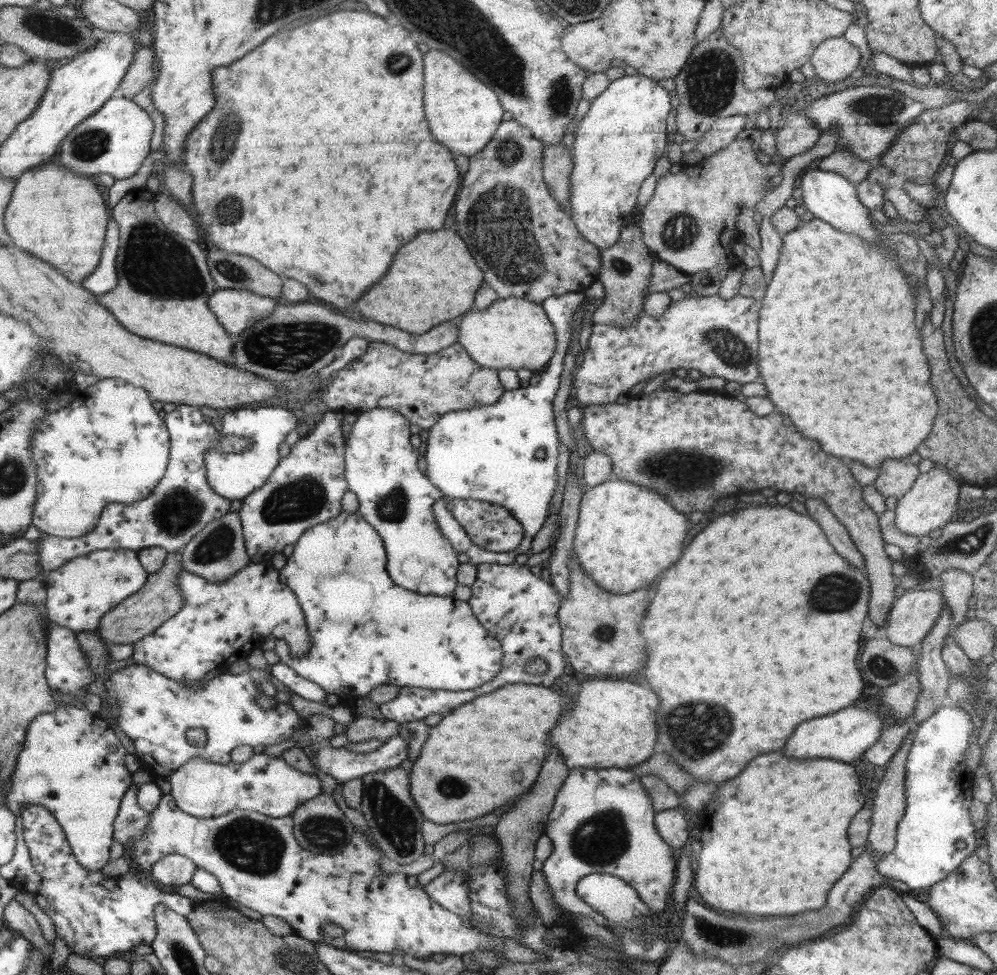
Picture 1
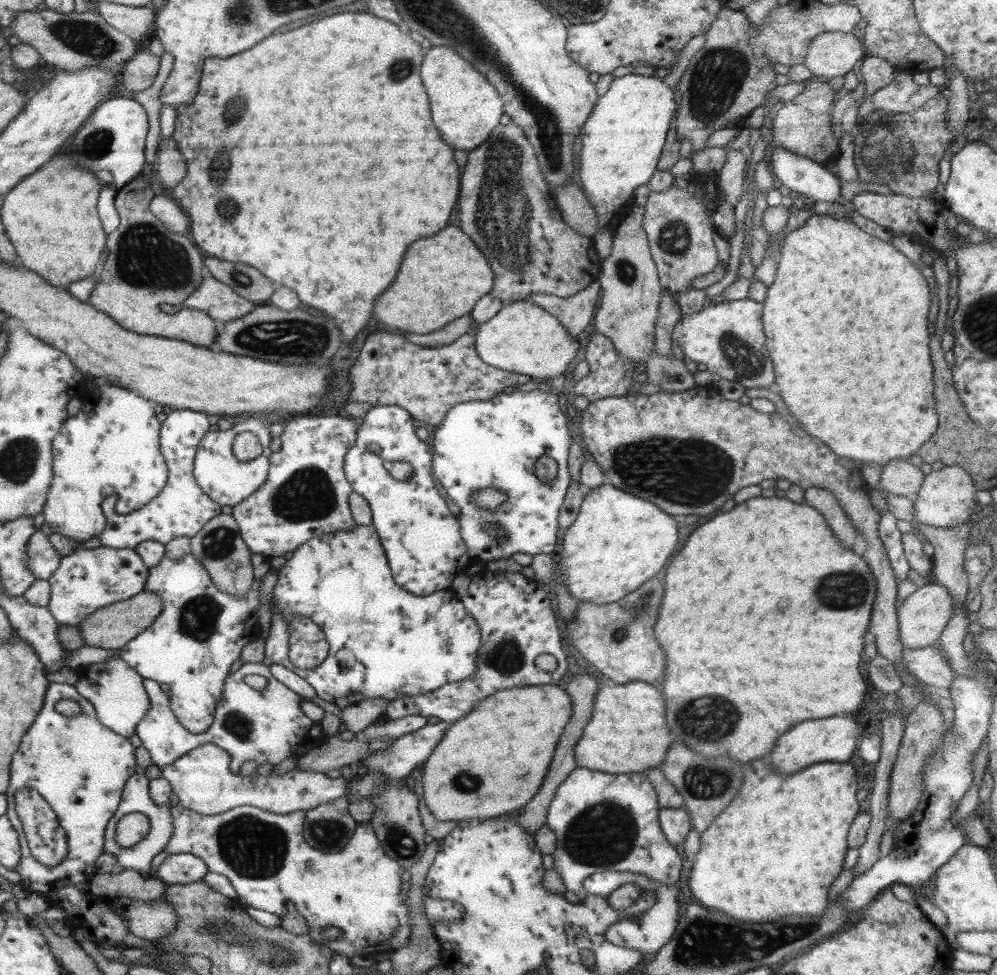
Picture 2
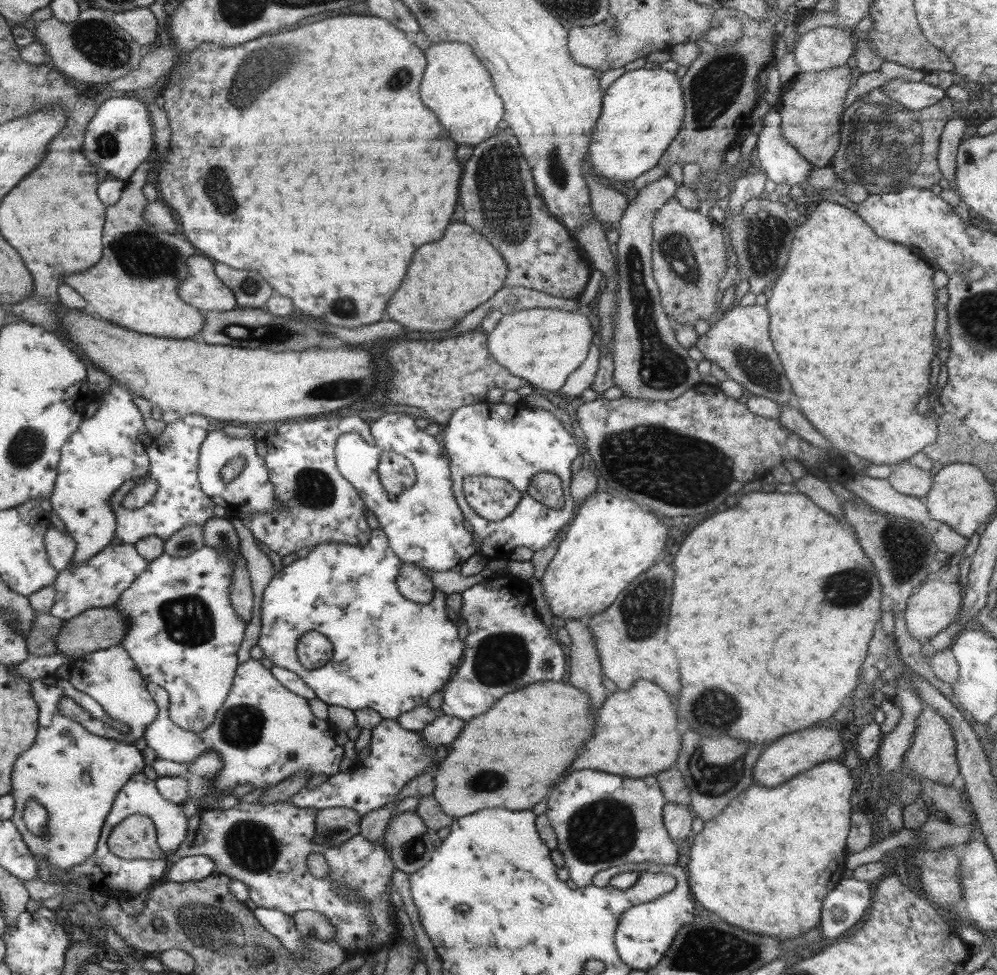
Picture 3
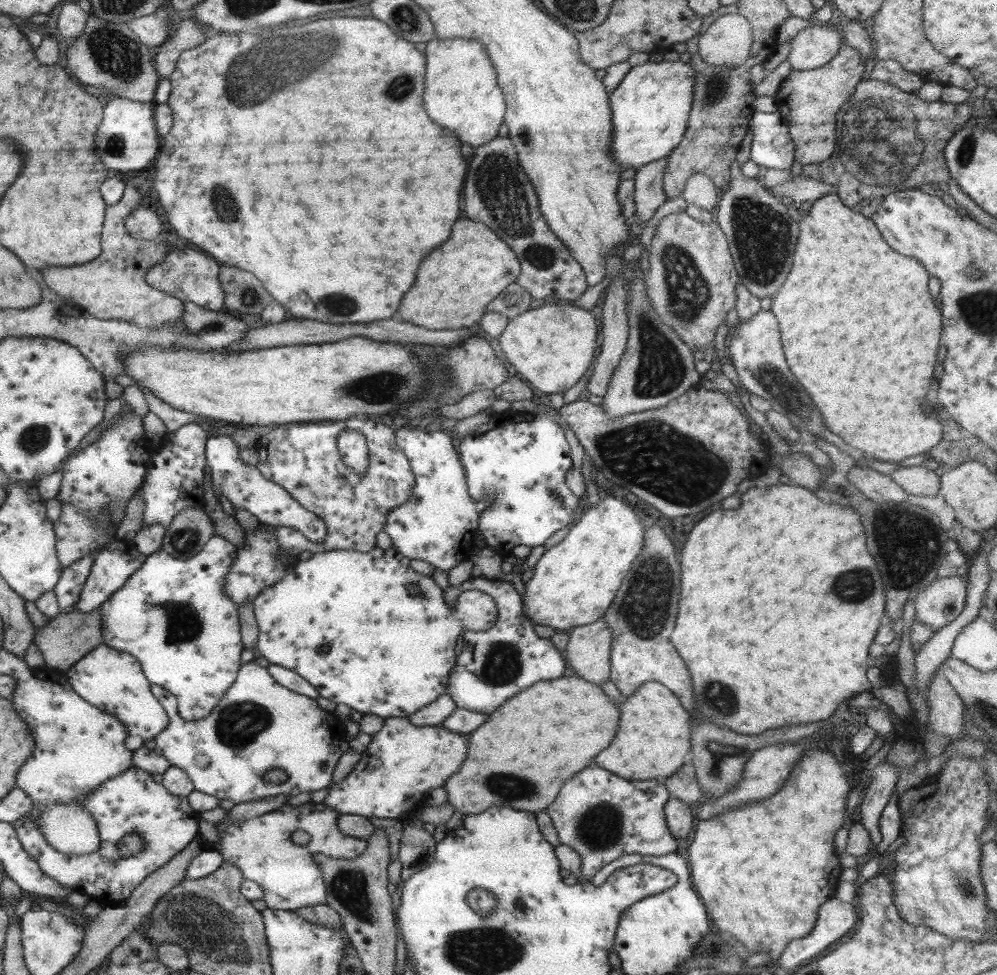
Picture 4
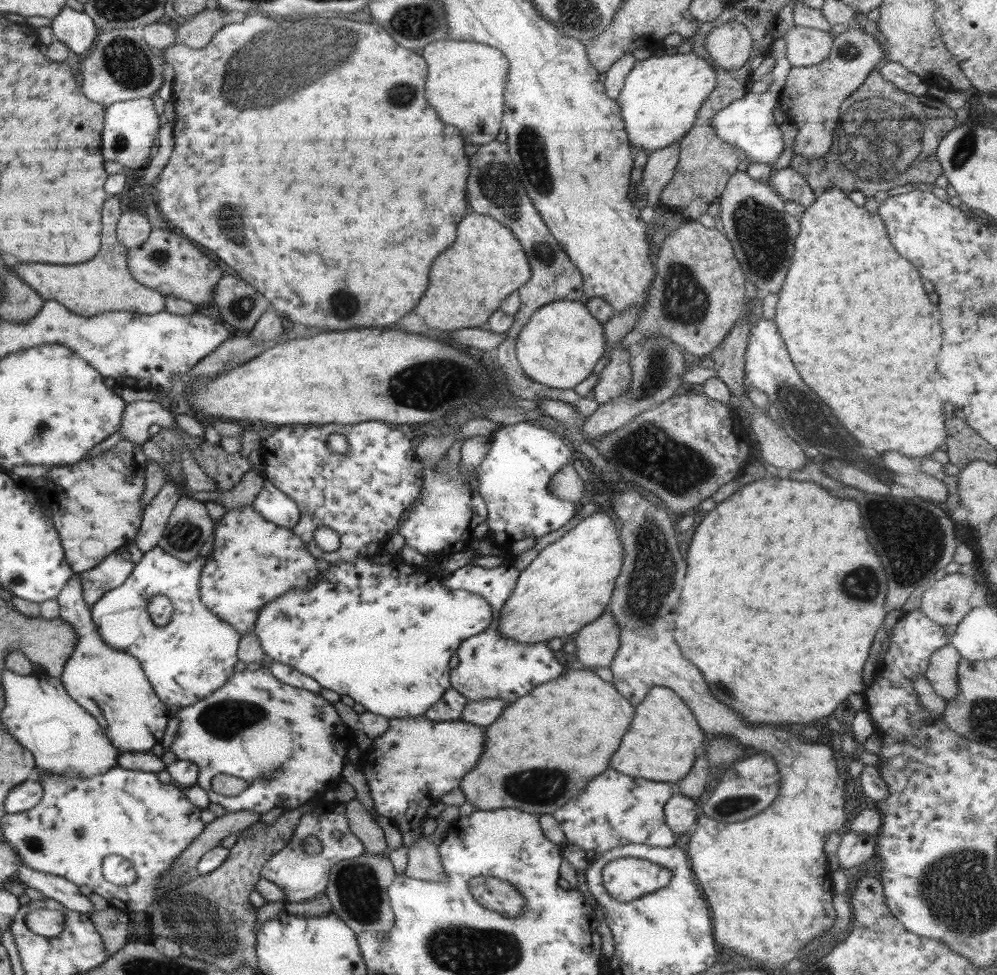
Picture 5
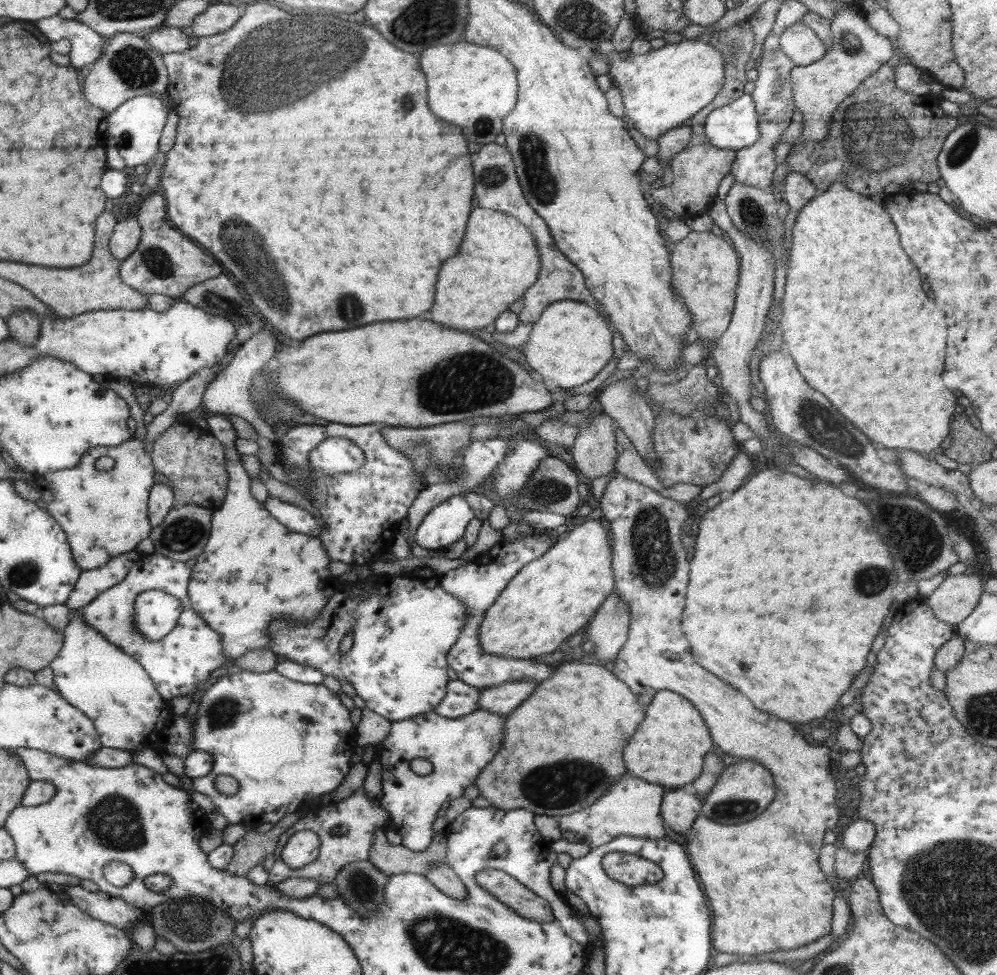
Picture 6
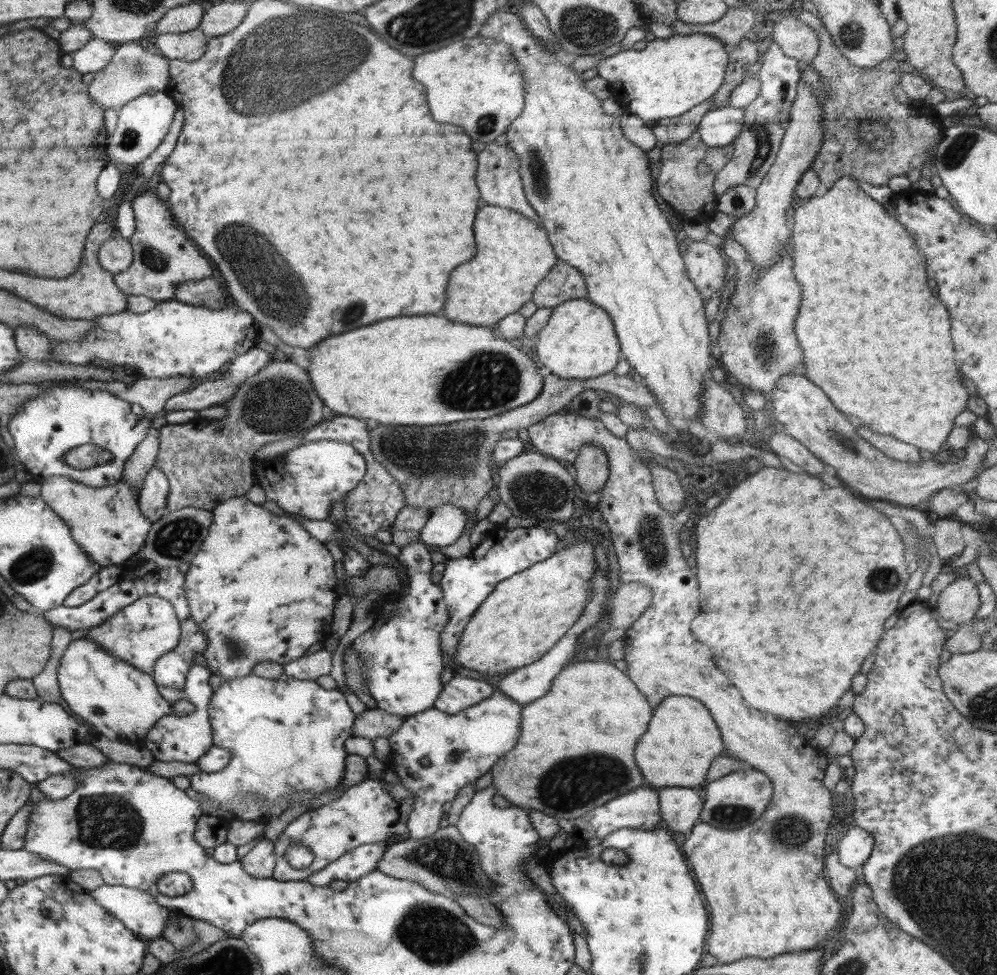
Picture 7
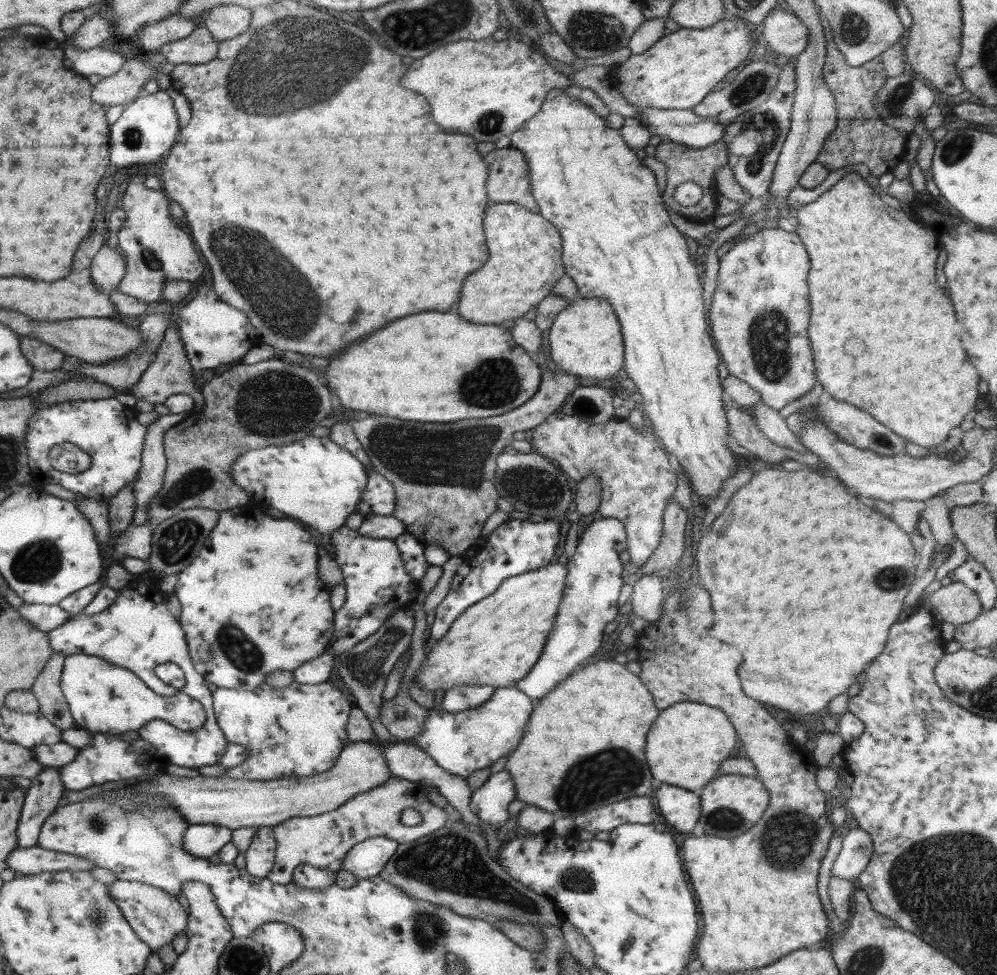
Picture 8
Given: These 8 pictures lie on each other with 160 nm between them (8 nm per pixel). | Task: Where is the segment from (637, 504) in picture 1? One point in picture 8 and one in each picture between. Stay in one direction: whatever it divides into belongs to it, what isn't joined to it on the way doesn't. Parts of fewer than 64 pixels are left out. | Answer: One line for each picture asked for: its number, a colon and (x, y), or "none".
2: (617, 542)
3: (610, 541)
4: (574, 583)
5: (570, 583)
6: (553, 597)
7: (524, 616)
8: (495, 642)

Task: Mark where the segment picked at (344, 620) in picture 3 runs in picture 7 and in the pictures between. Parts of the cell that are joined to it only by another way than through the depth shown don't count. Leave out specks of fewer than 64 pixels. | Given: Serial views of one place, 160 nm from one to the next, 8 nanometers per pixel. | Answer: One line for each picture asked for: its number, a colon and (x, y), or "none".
4: (401, 663)
5: (383, 635)
6: (403, 628)
7: (402, 660)

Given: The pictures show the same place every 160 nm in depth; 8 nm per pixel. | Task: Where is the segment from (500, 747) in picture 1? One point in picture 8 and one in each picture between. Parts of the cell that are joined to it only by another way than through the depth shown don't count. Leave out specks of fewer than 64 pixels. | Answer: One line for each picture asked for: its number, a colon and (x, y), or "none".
2: (484, 766)
3: (494, 763)
4: (530, 747)
5: (546, 747)
6: (580, 719)
7: (576, 756)
8: (584, 744)

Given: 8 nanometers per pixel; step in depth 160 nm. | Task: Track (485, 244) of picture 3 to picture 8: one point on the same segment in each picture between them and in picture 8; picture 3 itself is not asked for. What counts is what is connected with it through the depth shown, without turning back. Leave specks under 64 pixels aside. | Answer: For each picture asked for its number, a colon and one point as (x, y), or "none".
4: (464, 280)
5: (487, 263)
6: (499, 261)
7: (514, 254)
8: (525, 262)

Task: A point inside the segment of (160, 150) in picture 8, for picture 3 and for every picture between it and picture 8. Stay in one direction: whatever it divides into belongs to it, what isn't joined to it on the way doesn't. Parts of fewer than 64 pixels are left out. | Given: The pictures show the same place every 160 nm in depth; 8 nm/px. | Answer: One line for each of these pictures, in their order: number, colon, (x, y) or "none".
3: (119, 137)
4: (127, 140)
5: (130, 127)
6: (136, 126)
7: (142, 123)

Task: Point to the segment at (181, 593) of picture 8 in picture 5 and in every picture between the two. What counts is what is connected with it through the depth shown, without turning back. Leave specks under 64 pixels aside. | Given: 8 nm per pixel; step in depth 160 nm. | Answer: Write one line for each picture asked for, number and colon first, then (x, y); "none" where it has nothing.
5: (254, 561)
6: (253, 570)
7: (261, 588)

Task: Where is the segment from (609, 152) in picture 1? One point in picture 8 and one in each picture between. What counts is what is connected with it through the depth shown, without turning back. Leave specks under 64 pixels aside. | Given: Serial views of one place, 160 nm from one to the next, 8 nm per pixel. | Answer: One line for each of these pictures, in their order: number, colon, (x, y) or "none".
2: (622, 140)
3: (643, 111)
4: (650, 107)
5: (661, 97)
6: (662, 90)
7: (670, 76)
8: (678, 71)

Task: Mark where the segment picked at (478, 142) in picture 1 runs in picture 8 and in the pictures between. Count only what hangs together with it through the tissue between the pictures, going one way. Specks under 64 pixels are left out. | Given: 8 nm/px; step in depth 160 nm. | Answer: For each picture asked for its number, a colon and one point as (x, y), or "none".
2: (465, 107)
3: (456, 87)
4: (461, 93)
5: (466, 80)
6: (474, 87)
7: (476, 83)
8: (485, 88)

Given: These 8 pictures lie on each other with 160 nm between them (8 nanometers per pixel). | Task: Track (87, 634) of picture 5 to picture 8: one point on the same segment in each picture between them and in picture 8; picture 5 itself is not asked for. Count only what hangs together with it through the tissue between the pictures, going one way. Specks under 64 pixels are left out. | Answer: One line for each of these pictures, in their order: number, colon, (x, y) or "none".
6: (93, 675)
7: (122, 703)
8: (102, 698)

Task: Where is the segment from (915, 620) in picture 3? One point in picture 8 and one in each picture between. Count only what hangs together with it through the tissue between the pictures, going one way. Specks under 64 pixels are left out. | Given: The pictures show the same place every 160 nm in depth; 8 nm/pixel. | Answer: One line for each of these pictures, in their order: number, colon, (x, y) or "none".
4: (937, 605)
5: (947, 602)
6: (953, 601)
7: (959, 602)
8: (957, 604)

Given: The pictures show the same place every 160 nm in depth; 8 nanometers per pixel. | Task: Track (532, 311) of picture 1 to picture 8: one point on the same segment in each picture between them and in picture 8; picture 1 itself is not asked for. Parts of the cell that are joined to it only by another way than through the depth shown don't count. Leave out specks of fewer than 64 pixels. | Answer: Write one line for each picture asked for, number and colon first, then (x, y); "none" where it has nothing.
2: (523, 338)
3: (542, 346)
4: (550, 347)
5: (559, 346)
6: (570, 343)
7: (579, 341)
8: (586, 341)

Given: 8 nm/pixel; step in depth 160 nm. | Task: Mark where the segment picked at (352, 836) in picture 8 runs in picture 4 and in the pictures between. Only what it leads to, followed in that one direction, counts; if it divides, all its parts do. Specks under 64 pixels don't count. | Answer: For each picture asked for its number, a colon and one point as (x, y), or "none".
4: (262, 848)
5: (301, 875)
6: (346, 828)
7: (366, 813)

